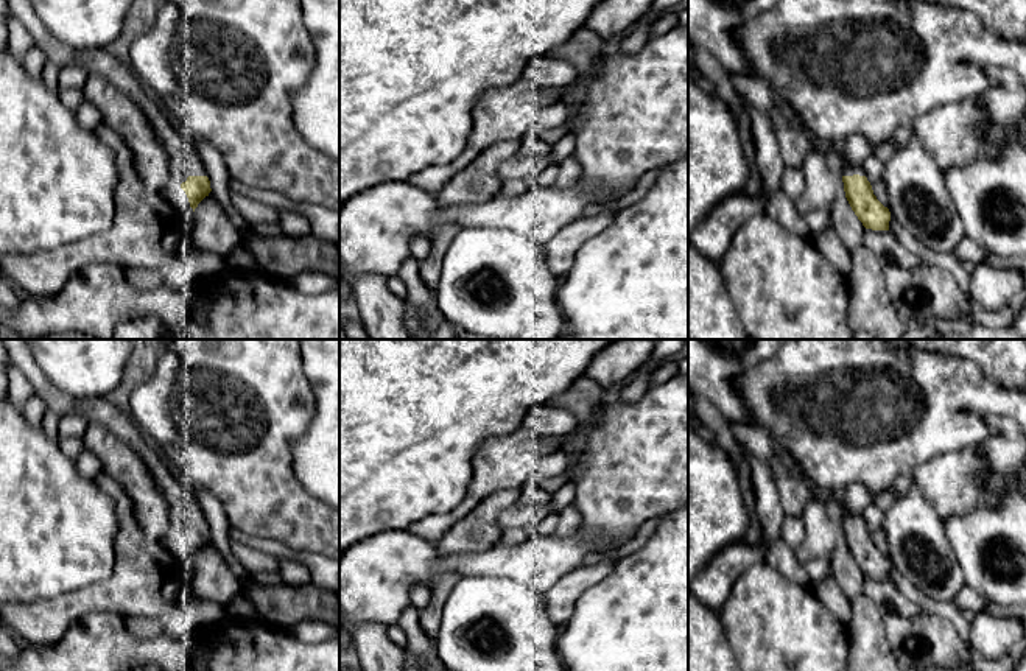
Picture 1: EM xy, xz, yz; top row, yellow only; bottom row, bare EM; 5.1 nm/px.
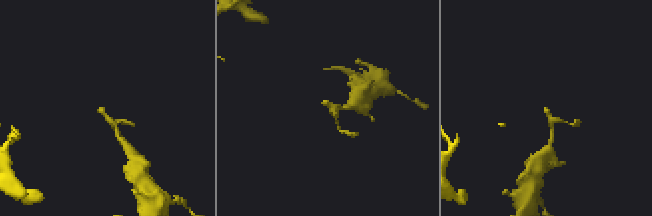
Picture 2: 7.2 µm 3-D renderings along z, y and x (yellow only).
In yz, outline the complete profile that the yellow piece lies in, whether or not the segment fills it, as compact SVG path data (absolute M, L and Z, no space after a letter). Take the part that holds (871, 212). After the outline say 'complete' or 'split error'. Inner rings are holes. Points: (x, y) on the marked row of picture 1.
M842 162L845 198L866 229L889 230L891 212L873 195L863 165Z | split error

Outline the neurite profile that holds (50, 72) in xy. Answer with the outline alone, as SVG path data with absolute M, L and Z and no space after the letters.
M51 61L45 62L42 69L42 79L50 90L59 92L59 87L58 87L59 73L61 73L61 69L54 62Z

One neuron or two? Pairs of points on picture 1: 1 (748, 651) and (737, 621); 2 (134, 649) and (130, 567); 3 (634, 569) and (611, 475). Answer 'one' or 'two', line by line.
1: one
2: two
3: two

